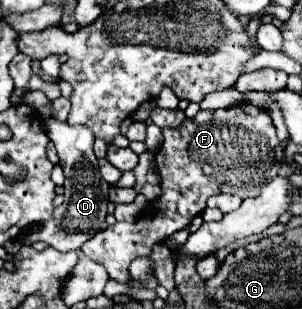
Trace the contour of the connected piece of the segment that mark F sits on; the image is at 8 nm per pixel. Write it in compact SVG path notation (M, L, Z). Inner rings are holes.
M243 103L227 109L217 109L217 111L199 111L197 117L185 119L181 127L177 129L163 129L163 145L155 153L155 163L159 167L161 175L161 197L151 201L147 209L141 211L141 219L133 223L113 223L105 231L99 231L93 239L89 239L81 251L91 257L93 261L101 263L109 277L121 283L131 283L133 277L129 275L129 265L137 257L149 257L151 249L155 243L163 243L167 237L171 237L175 231L189 227L191 219L201 215L199 211L205 209L207 199L211 195L217 195L219 191L223 193L233 193L239 195L241 199L247 197L257 197L263 183L269 183L275 175L281 171L281 161L283 161L283 149L279 147L279 139L275 135L275 125L265 109L259 109L257 105Z

